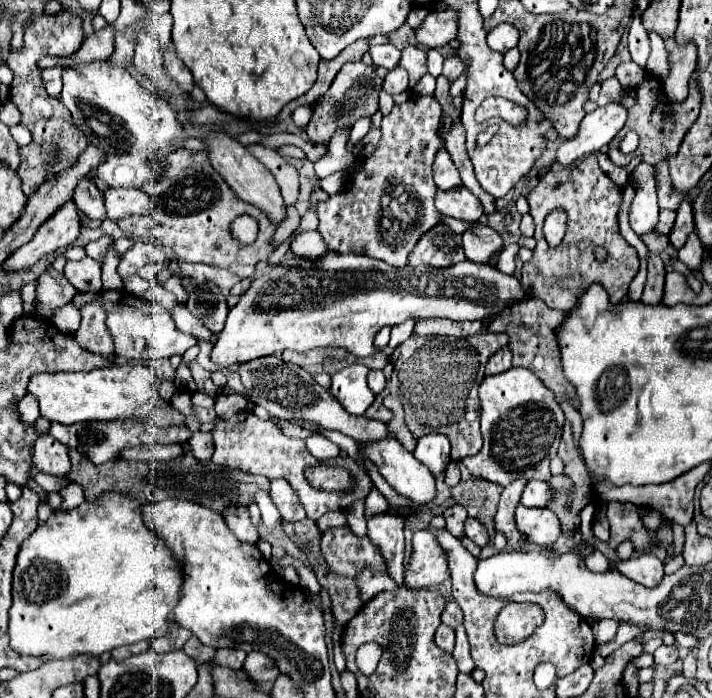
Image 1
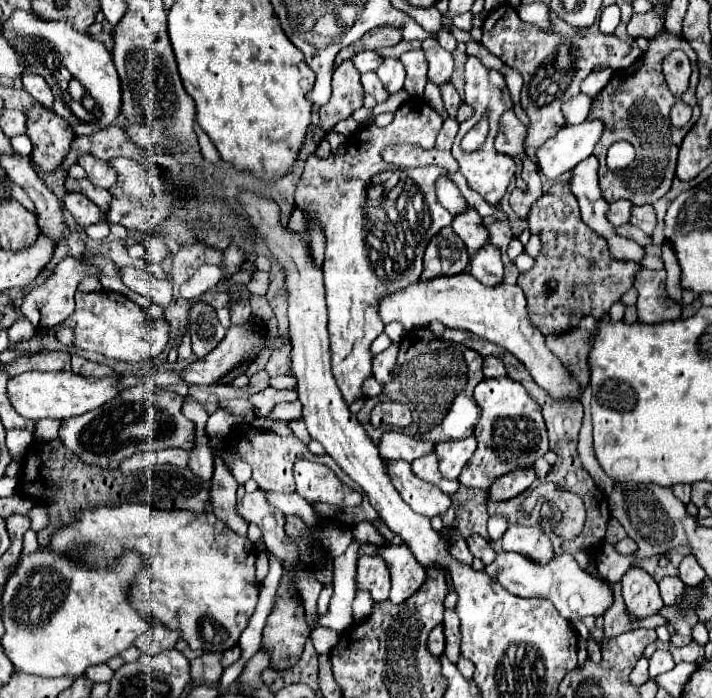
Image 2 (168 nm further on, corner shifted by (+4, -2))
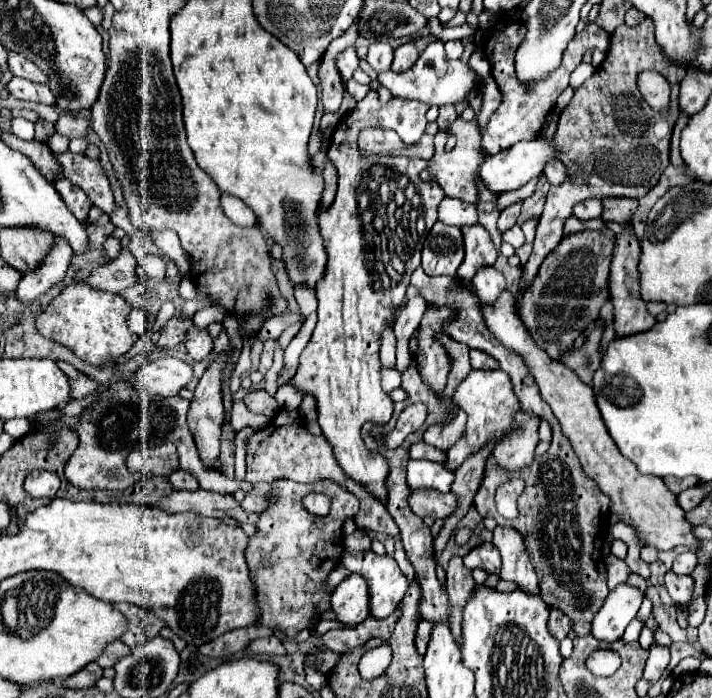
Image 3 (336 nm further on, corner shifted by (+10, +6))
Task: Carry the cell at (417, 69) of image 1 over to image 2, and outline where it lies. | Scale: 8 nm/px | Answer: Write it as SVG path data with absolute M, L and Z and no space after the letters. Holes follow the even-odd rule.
M407 51L401 55L401 63L405 65L407 79L405 79L405 91L413 97L421 97L425 83L427 83L427 61L423 51Z

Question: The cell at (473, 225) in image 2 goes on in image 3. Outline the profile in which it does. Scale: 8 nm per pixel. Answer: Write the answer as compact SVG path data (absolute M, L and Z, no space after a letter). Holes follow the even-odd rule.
M481 225L463 227L465 237L465 261L457 269L457 277L471 281L481 267L491 267L497 259L497 251L489 239L489 233Z

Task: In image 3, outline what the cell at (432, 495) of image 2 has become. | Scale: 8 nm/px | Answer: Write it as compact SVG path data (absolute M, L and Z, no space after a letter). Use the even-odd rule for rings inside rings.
M411 491L409 507L419 517L433 517L433 519L447 519L457 511L459 497L455 493L439 493L439 491Z

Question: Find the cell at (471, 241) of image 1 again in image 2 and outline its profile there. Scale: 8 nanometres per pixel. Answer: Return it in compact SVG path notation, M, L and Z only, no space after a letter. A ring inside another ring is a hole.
M493 243L485 245L475 253L475 257L469 261L469 273L479 279L483 285L499 285L503 279L503 261L501 261L501 249Z

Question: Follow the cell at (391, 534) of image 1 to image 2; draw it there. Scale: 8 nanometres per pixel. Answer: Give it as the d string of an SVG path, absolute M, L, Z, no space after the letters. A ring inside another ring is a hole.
M361 555L357 565L357 589L367 589L373 595L373 601L385 601L391 589L391 575L383 561L377 555Z

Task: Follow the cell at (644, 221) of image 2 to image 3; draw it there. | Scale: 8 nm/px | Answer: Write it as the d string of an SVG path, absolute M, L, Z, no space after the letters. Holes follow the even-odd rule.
M605 197L603 199L603 221L615 221L615 223L629 223L637 209L637 201L629 201L629 197Z

